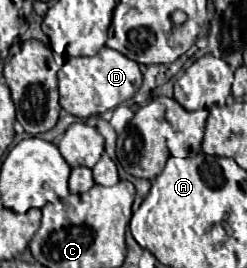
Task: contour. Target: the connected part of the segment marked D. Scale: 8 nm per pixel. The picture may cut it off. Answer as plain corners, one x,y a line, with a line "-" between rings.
101,48
95,56
68,57
63,68
58,72
59,104
63,110
77,118
99,116
109,108
115,108
121,102
127,102
135,96
141,86
143,74
139,64
129,60
117,50

